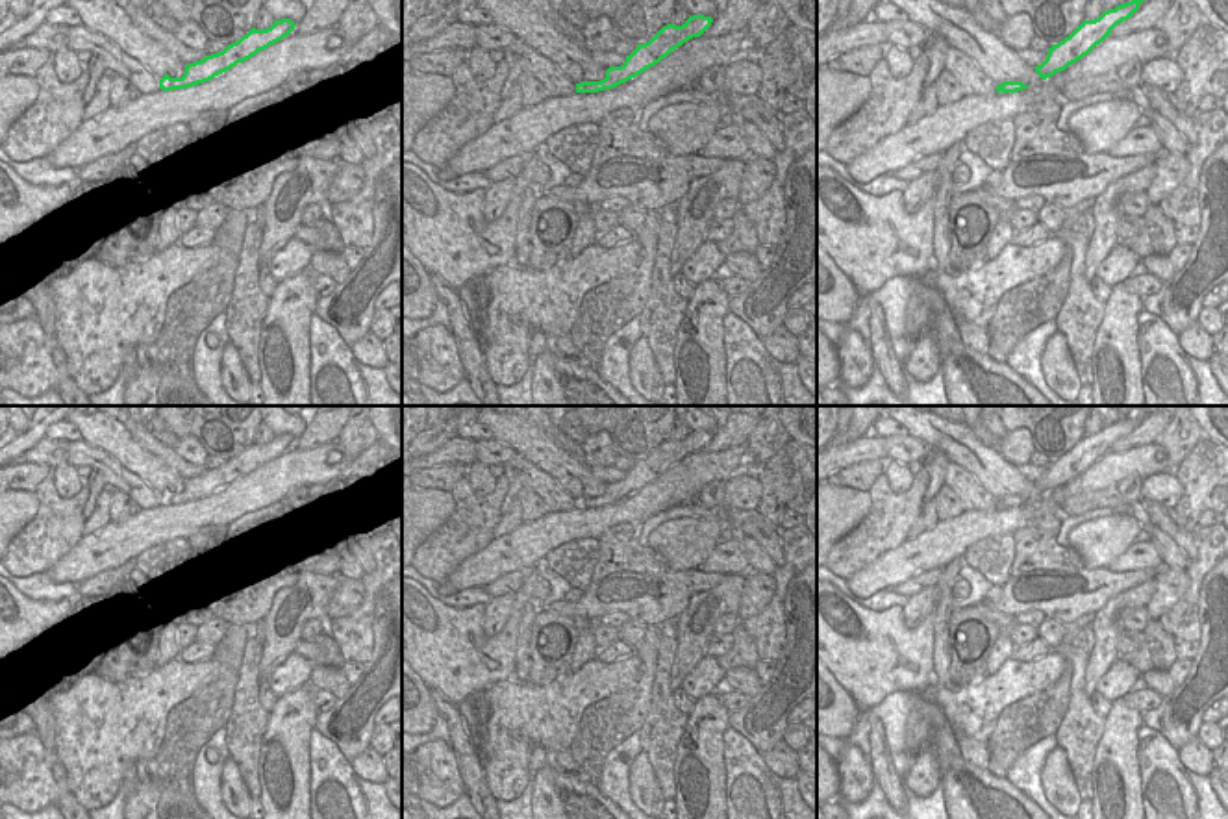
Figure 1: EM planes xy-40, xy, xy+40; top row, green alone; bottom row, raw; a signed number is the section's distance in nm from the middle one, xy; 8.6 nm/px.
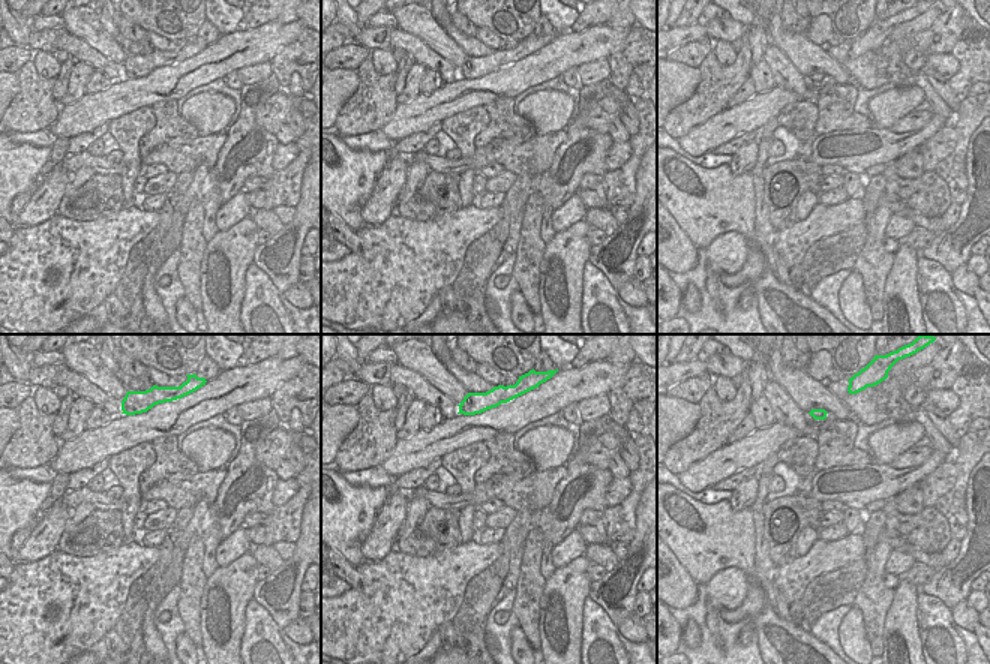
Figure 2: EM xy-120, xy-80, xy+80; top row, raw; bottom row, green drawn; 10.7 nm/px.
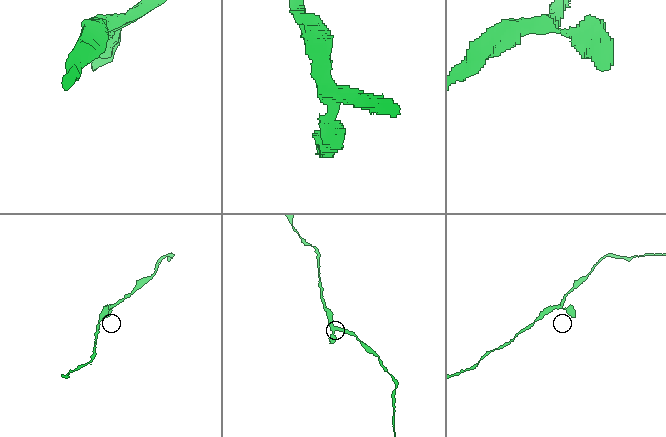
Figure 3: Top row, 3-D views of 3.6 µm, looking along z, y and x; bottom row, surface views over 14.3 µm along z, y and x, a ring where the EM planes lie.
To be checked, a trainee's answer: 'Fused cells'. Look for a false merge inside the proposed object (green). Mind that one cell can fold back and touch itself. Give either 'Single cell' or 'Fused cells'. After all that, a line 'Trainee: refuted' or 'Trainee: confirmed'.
Single cell
Trainee: refuted

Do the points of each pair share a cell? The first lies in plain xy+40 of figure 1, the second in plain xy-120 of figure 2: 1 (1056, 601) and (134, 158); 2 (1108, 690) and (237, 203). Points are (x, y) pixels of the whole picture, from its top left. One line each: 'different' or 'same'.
1: different
2: same

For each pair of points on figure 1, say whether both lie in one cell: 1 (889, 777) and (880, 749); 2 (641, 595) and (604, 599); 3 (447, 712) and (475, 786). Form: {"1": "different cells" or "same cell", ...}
{"1": "same cell", "2": "same cell", "3": "same cell"}

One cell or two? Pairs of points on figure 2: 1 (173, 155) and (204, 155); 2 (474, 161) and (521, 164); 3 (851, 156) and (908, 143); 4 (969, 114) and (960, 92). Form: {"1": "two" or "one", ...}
{"1": "one", "2": "one", "3": "one", "4": "two"}

